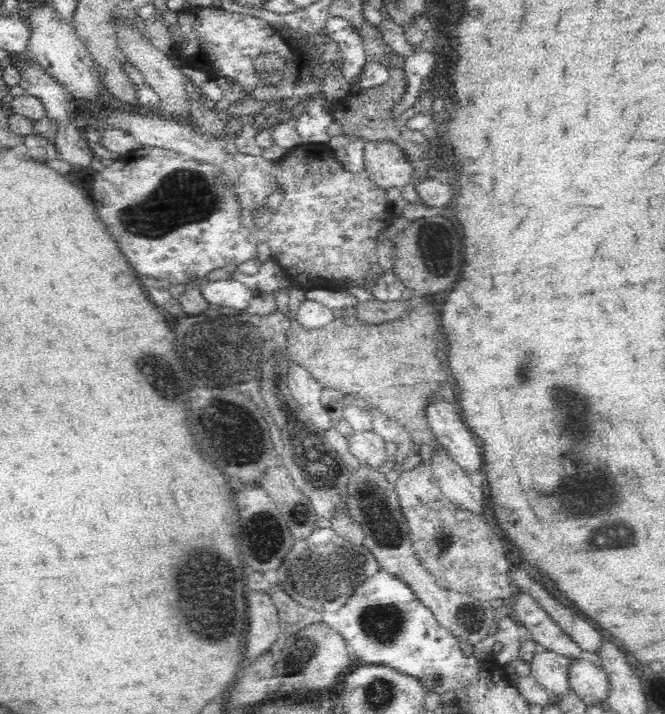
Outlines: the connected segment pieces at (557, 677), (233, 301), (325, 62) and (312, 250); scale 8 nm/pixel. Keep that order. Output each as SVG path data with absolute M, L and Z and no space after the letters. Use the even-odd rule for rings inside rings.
M538 644L532 660L528 662L529 673L552 696L564 694L566 690L570 690L567 679L569 659L563 652L559 653Z
M232 276L218 278L218 280L206 280L199 285L199 289L210 304L217 308L228 306L237 310L245 309L259 293L258 290Z
M280 24L276 27L282 41L286 43L292 58L284 60L282 56L276 52L260 54L256 58L256 68L259 72L276 70L281 76L281 80L276 85L261 84L252 88L246 96L248 100L254 100L256 104L272 104L272 102L279 103L283 99L290 100L294 98L309 97L324 91L324 86L327 78L330 76L330 68L334 67L342 74L344 66L344 57L341 48L337 42L327 34L326 29L318 30L315 34L308 34L297 29L296 31L288 28L287 24ZM312 51L312 53L310 53Z
M116 116L112 120L112 127L109 128L126 128L129 132L132 132L134 136L137 137L138 141L145 146L167 148L179 153L184 153L189 157L195 158L197 161L202 161L205 163L210 163L216 165L221 173L222 179L226 182L226 187L232 192L232 199L238 204L240 208L240 217L242 219L242 224L253 230L256 235L258 242L262 244L268 244L271 250L270 260L275 261L278 266L286 273L288 280L293 284L294 287L298 289L303 289L305 291L312 290L313 288L334 288L334 289L345 289L345 288L368 288L371 287L376 276L370 278L371 271L378 270L378 236L382 234L382 231L386 230L388 226L396 219L394 209L388 203L388 197L386 197L387 188L378 184L378 181L373 179L370 175L368 169L362 167L360 170L354 171L346 168L346 165L338 159L336 156L332 156L332 147L328 144L300 144L297 147L288 150L279 159L268 159L260 154L248 154L248 152L226 152L227 146L227 136L215 136L212 132L205 132L196 123L188 123L187 121L180 120L178 118L140 118L139 116ZM272 194L280 194L282 200L280 200L280 206L275 211L270 224L265 228L255 228L254 222L252 221L253 211L260 209L264 205L265 200L268 196Z

